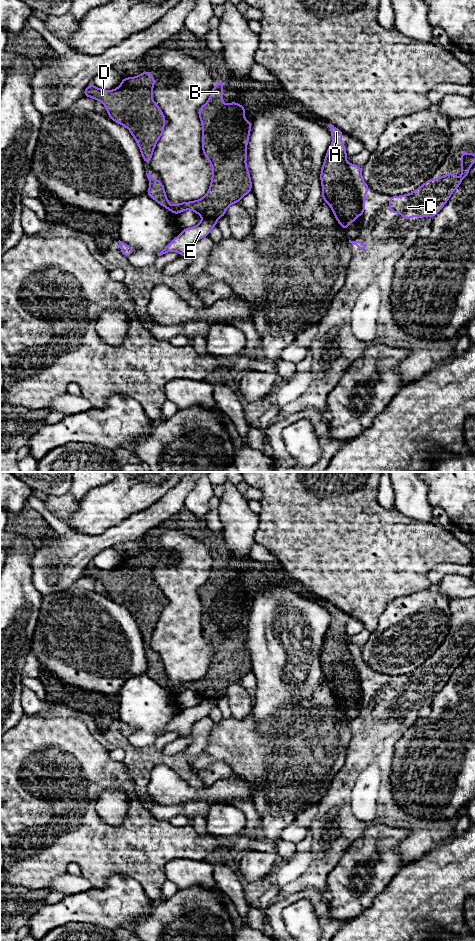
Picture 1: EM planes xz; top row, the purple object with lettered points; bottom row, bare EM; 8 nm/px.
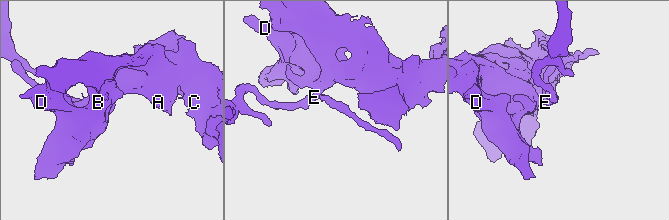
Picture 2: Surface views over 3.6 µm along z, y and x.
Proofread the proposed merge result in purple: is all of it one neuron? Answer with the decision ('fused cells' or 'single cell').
fused cells

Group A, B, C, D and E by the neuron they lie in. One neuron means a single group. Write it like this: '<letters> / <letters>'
A B C D / E

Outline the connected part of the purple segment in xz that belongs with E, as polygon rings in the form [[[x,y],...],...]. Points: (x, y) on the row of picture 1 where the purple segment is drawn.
[[[203,218],[198,225],[184,228],[180,235],[176,236],[160,253],[158,253],[158,256],[168,252],[178,252],[183,257],[189,256],[193,244],[207,237],[210,231],[217,225],[217,221],[218,220],[212,218]]]

